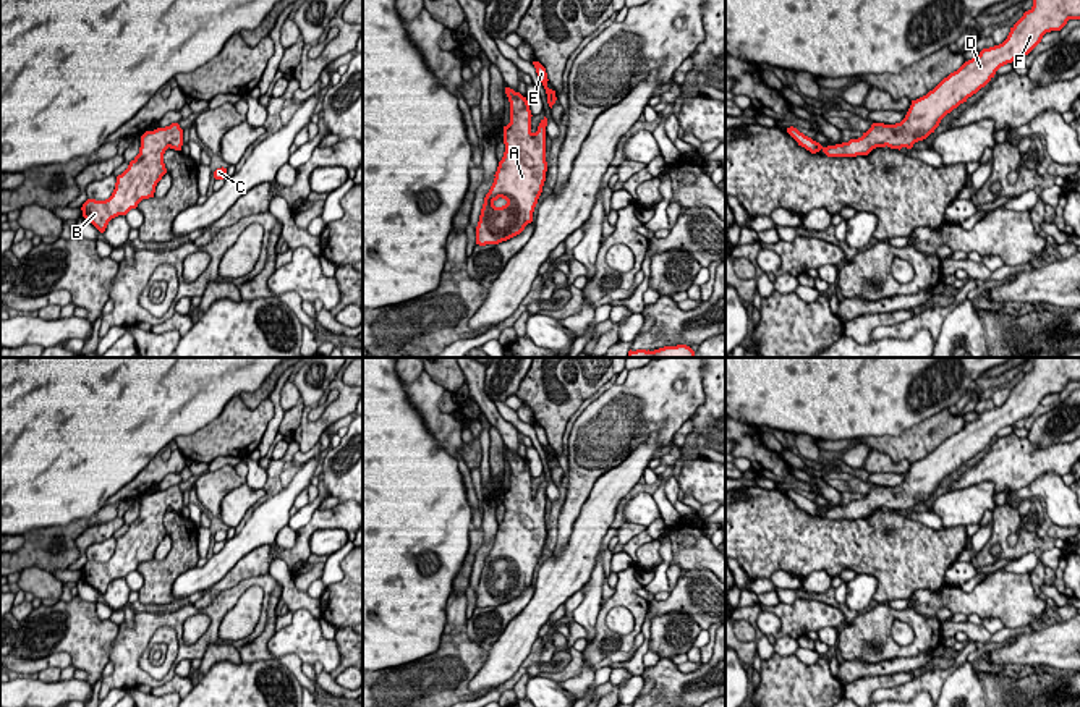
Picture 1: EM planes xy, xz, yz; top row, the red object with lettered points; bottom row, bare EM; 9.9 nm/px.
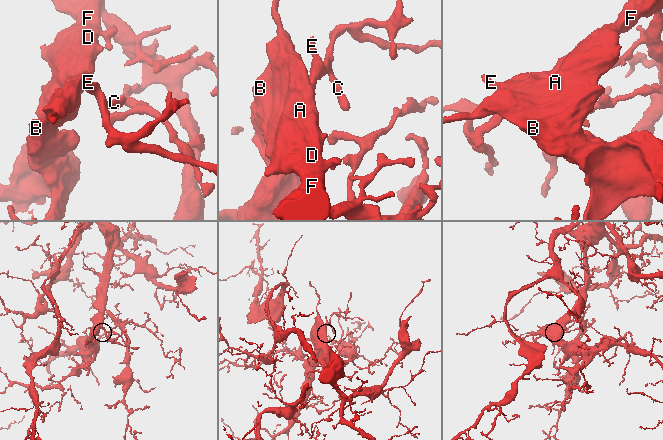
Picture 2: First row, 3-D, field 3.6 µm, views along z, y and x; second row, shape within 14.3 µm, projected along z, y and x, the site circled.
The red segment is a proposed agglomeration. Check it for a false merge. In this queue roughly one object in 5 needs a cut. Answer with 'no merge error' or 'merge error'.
no merge error

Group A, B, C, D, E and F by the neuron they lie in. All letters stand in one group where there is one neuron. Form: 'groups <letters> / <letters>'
groups A B C D E F

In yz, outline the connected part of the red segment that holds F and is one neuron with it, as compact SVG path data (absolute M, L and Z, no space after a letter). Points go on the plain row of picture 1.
M1033 358L1033 369L1010 390L1002 406L983 411L926 458L912 463L900 485L873 485L861 500L827 510L793 489L787 490L787 495L811 516L823 513L827 519L868 518L886 508L912 511L915 505L934 495L947 476L984 450L1001 429L1028 417L1046 395L1061 393L1069 382L1080 382L1080 358Z

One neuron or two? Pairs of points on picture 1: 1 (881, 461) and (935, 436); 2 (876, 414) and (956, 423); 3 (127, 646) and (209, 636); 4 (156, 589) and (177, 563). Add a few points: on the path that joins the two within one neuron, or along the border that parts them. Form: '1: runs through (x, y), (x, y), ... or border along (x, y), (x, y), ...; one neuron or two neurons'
1: border along (871, 448), (886, 453), (892, 461); two neurons
2: border along (948, 406), (891, 437); two neurons
3: runs through (149, 625), (170, 622), (187, 647); one neuron
4: runs through (157, 583), (170, 570); one neuron

